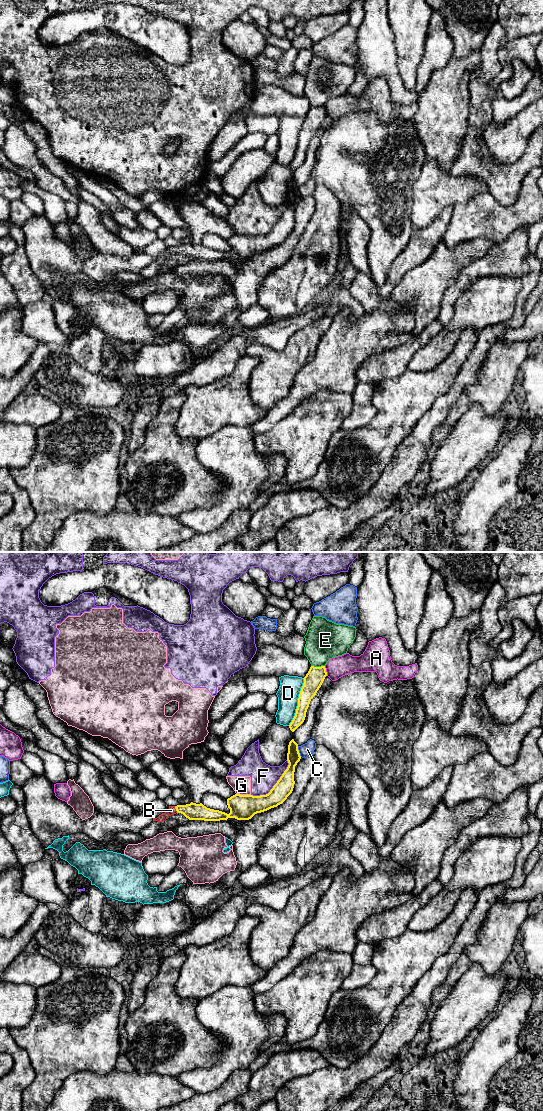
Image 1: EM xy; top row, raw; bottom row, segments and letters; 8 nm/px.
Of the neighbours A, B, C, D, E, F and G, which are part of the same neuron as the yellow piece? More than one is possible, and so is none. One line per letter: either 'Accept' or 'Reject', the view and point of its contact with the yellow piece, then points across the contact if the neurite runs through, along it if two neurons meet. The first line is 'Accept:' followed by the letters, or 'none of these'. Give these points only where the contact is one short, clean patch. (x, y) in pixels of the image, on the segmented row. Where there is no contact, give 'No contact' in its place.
Accept: B
A: Reject. Touches yellow at xy (325, 671)
B: Accept. Touches yellow at xy (175, 808). Path across: xy (192, 811), (175, 808), (171, 810)
C: Reject. Touches yellow at xy (298, 751)
D: Reject. Touches yellow at xy (298, 702)
E: Reject. Touches yellow at xy (318, 667)
F: Reject. Touches yellow at xy (274, 785)
G: Reject. Touches yellow at xy (243, 795)

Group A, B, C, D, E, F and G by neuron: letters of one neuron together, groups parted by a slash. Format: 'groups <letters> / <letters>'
groups A / B / C / D / E / F G

